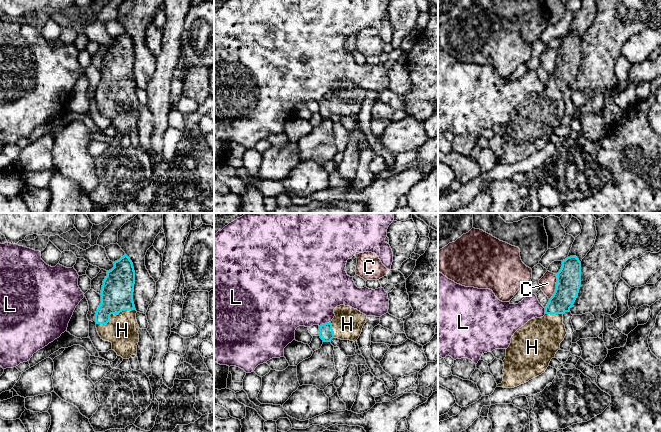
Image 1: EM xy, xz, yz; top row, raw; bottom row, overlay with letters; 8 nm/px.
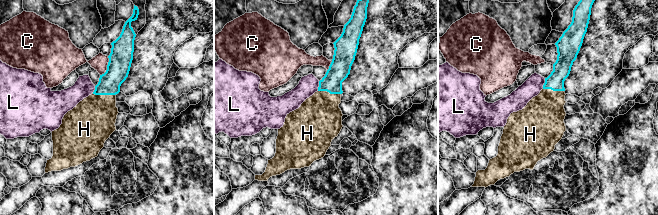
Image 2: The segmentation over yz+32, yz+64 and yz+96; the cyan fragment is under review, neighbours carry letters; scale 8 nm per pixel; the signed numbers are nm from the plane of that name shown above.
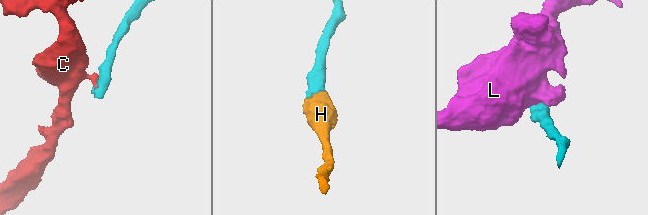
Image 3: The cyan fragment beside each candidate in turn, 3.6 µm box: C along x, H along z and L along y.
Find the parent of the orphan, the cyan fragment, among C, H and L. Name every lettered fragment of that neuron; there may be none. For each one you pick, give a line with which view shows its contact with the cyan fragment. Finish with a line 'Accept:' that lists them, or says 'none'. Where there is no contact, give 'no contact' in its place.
H: xy
Accept: H

